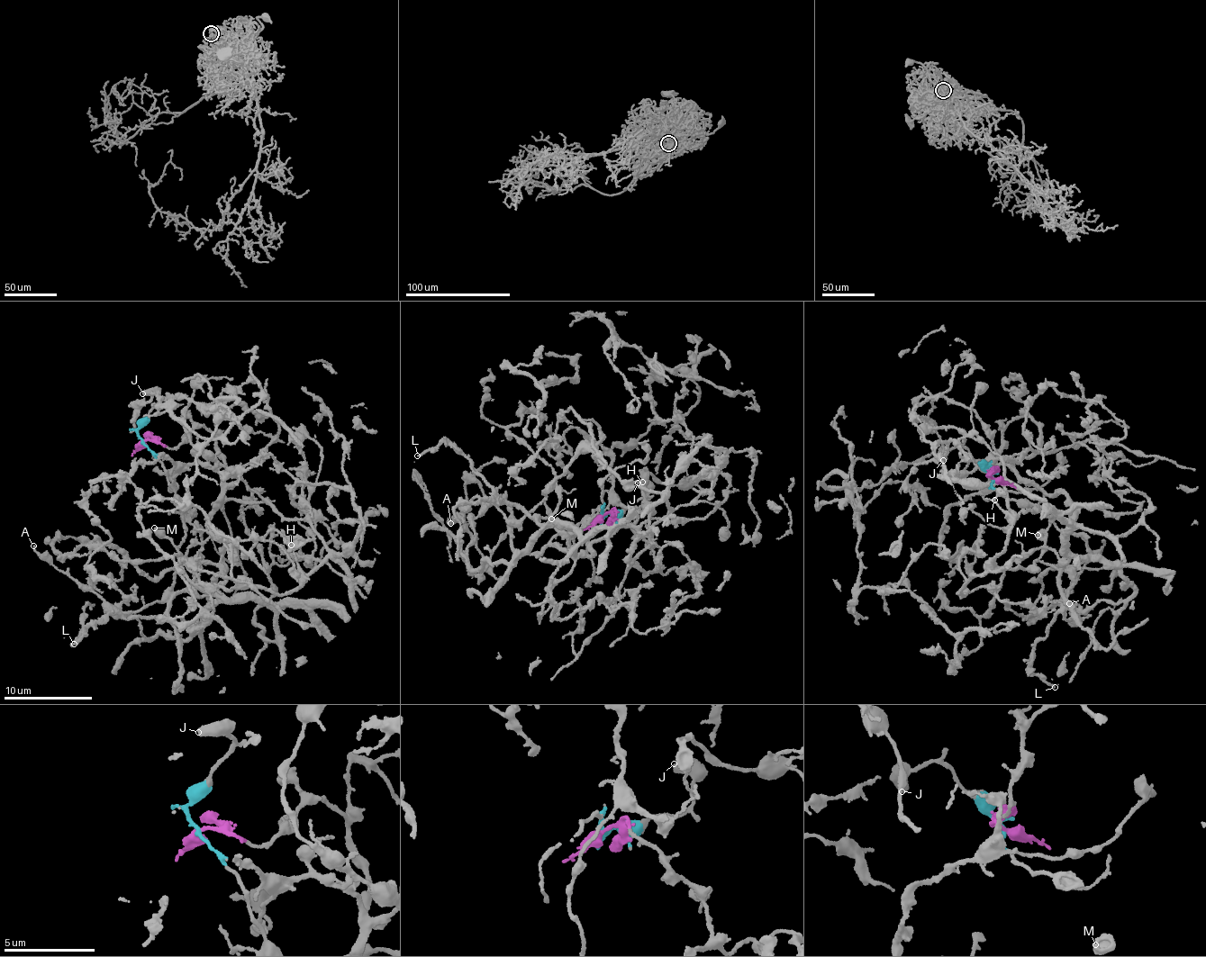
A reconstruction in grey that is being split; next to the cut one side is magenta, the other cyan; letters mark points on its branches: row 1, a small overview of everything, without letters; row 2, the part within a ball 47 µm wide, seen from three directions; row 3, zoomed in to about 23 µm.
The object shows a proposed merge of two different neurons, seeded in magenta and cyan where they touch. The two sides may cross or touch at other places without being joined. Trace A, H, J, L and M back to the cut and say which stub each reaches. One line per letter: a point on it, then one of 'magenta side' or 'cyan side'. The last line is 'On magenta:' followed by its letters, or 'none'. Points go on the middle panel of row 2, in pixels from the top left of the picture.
A: place (450, 523); cyan side
H: place (642, 482); cyan side
J: place (638, 483); cyan side
L: place (417, 455); magenta side
M: place (551, 519); cyan side
On magenta: L

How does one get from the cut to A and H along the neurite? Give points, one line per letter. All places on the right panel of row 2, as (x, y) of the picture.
A: (992, 479), (1009, 500), (1048, 512), (1040, 559), (1072, 582), (1068, 620), (1079, 610), (1069, 603)
H: (992, 479), (996, 492), (1009, 500), (1028, 501), (1051, 514), (1034, 569), (993, 561), (1011, 525), (993, 499)

